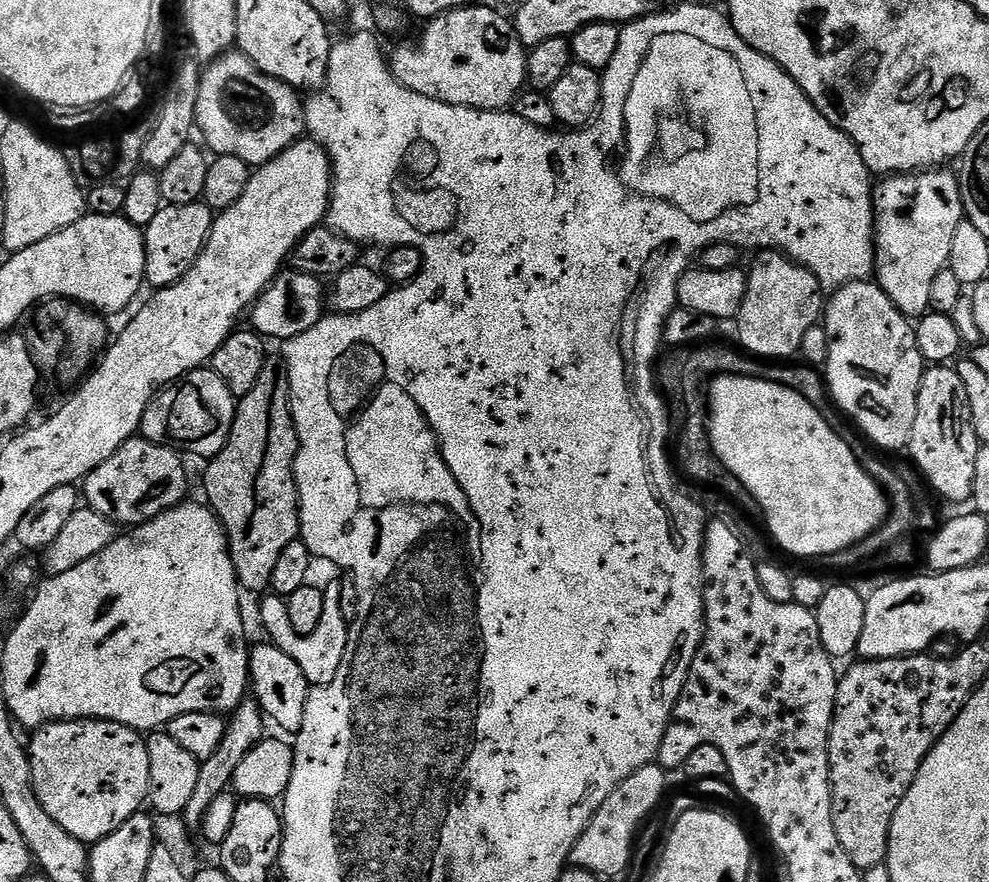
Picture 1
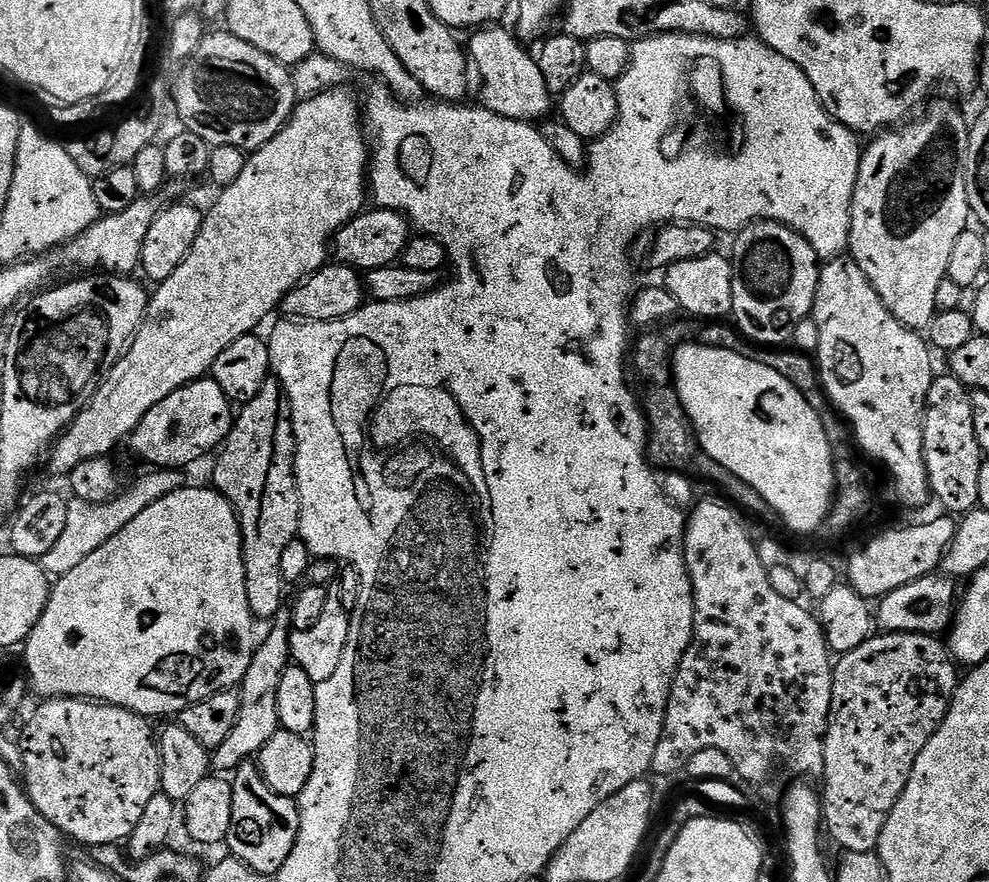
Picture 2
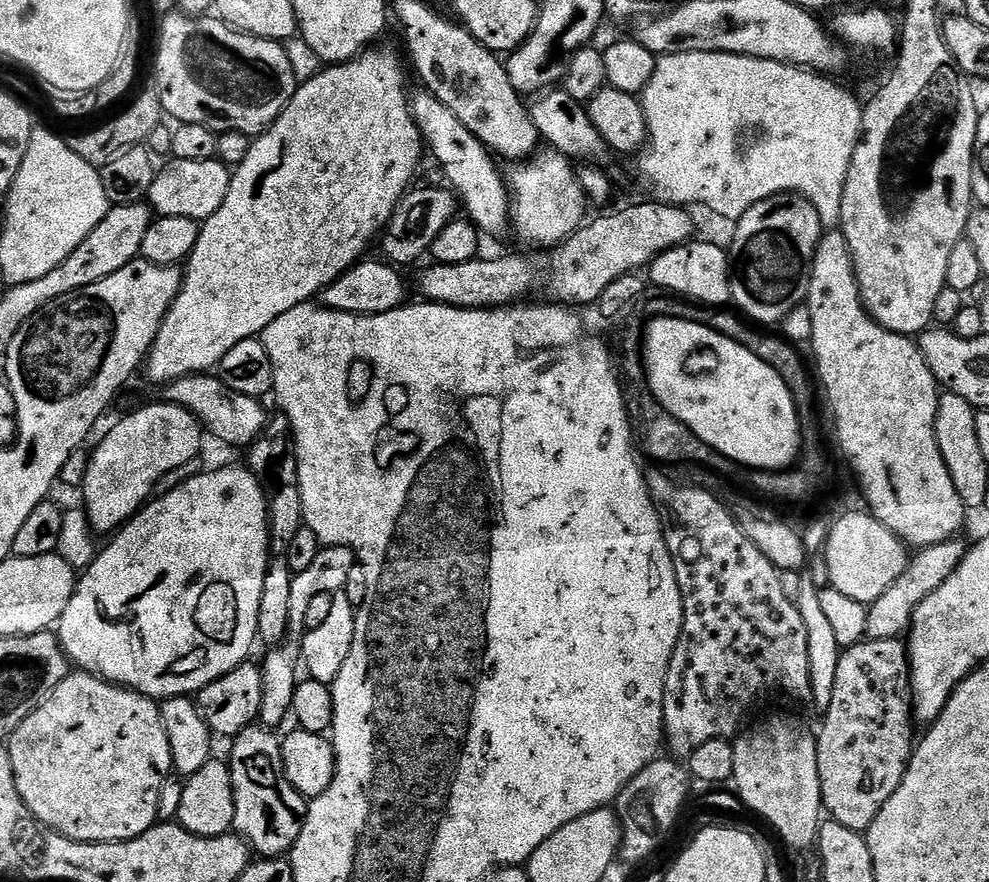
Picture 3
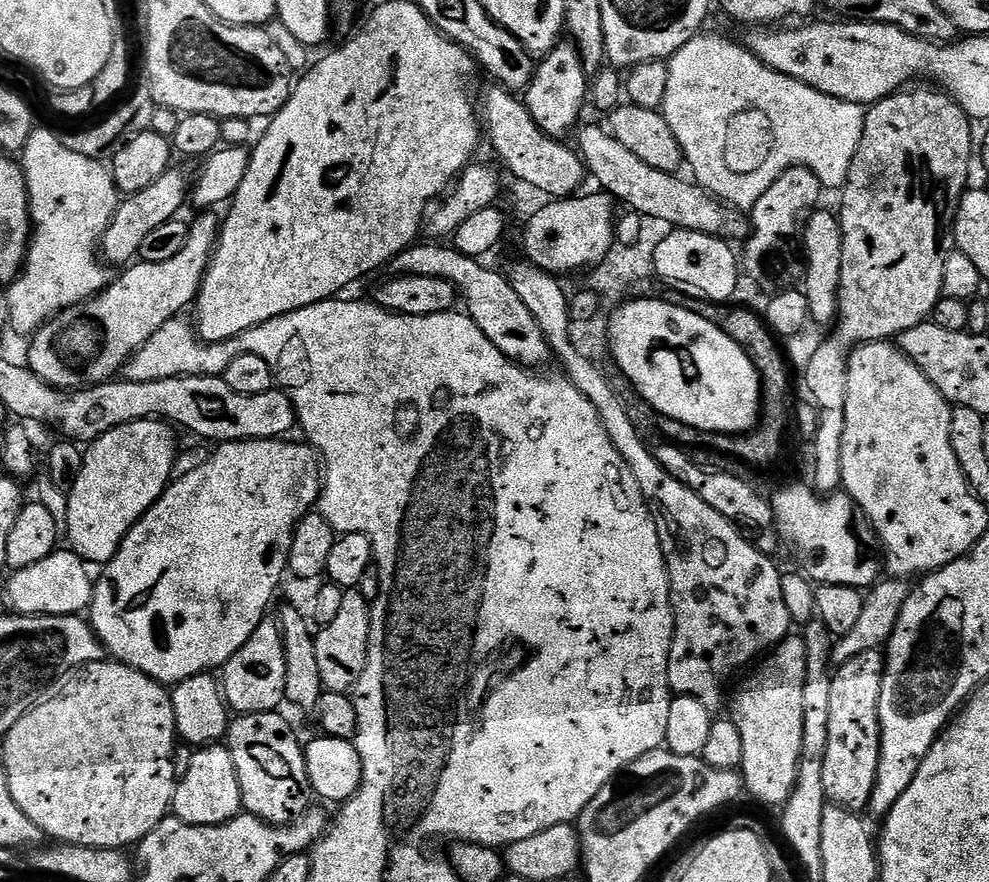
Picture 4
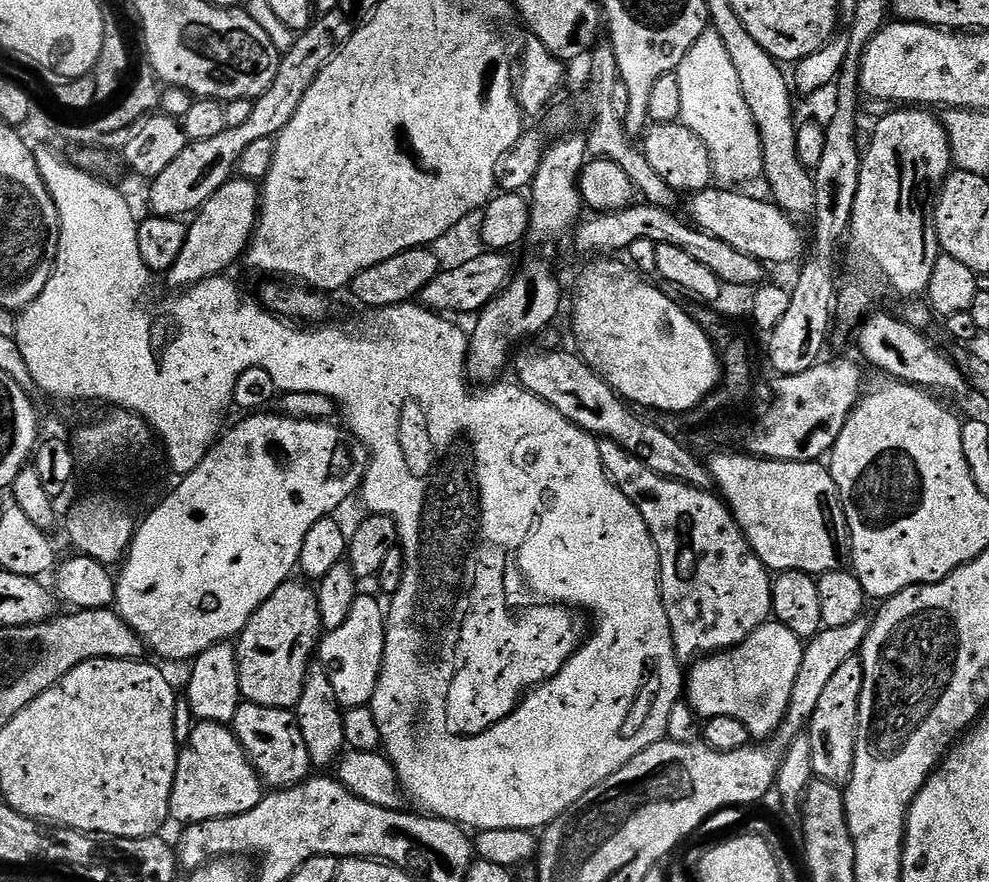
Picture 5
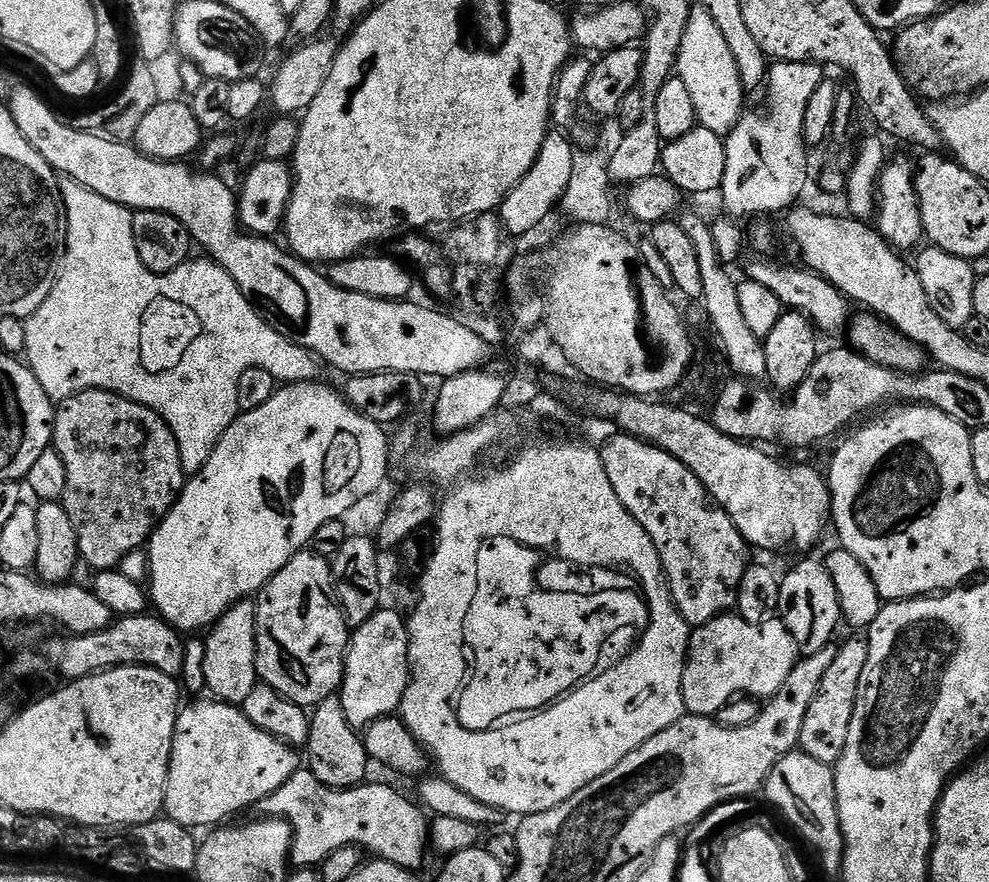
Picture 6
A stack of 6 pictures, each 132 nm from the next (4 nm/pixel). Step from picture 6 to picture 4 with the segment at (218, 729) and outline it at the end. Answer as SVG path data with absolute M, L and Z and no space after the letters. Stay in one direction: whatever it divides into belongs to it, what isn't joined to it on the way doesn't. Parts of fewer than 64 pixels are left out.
M223 743L195 749L190 771L176 785L171 811L182 822L198 826L224 824L241 815L242 794L238 786L238 770L234 770L234 758Z

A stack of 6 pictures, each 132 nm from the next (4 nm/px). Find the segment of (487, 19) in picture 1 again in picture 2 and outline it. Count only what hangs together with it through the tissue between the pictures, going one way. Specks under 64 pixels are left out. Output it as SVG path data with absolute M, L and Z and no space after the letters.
M489 26L471 33L472 41L467 41L466 52L474 65L474 72L480 75L480 100L479 103L488 111L498 114L502 118L511 120L522 120L525 122L540 122L549 115L548 111L553 111L554 97L548 91L546 78L542 78L539 59L527 52L525 45L511 31L508 32L504 26Z

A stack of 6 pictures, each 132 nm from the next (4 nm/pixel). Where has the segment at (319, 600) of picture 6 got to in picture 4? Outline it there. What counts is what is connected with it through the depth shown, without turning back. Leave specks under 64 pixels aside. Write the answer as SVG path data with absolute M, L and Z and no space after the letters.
M265 618L258 630L250 634L246 646L224 663L222 669L222 691L228 707L233 713L275 712L285 703L286 654L280 637L280 626L275 619Z

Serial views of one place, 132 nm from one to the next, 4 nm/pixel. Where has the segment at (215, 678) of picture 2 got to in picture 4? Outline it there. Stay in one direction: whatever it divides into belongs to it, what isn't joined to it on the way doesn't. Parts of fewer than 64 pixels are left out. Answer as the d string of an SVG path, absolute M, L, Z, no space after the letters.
M291 439L278 440L230 440L219 445L220 448L211 453L209 460L198 470L191 471L181 480L172 480L168 489L160 495L160 500L145 514L134 527L124 535L122 546L114 554L110 563L103 565L104 572L95 581L92 589L92 603L90 605L90 623L96 631L97 638L104 643L105 653L111 659L120 661L121 664L130 666L150 678L154 678L165 686L181 684L186 678L203 676L213 670L223 669L224 663L258 630L258 626L266 618L264 612L280 579L288 572L288 555L290 542L296 529L296 524L302 517L308 515L317 507L322 487L322 464L318 459L317 449L307 442L291 444Z

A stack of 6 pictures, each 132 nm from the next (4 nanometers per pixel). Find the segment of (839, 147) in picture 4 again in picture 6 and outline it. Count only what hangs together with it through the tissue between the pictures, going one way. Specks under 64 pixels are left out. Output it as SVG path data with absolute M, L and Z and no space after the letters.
M693 7L688 15L686 34L682 34L682 46L674 72L679 80L686 82L686 90L694 101L697 125L727 137L745 111L746 89L740 80L734 54L730 54L730 46L726 46L726 38L722 38L722 30L714 26L714 18L710 18L705 8Z

